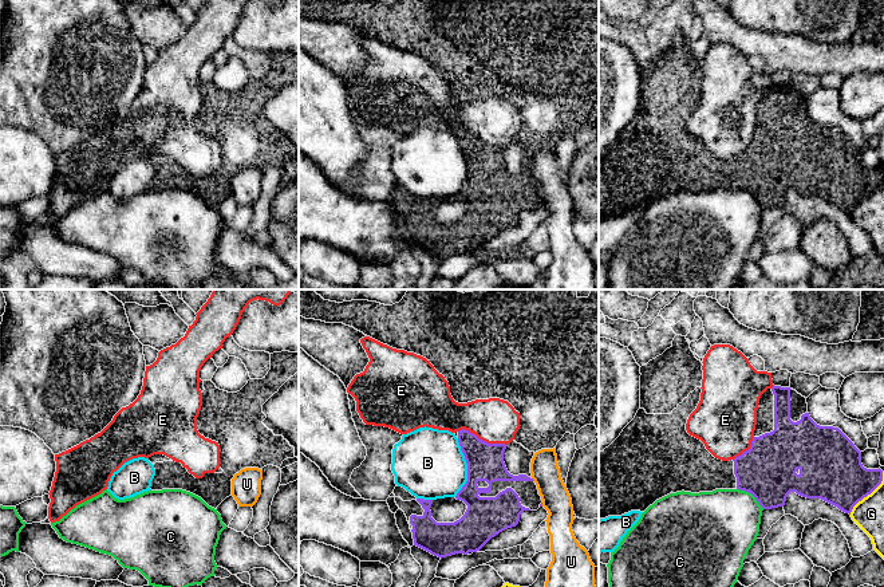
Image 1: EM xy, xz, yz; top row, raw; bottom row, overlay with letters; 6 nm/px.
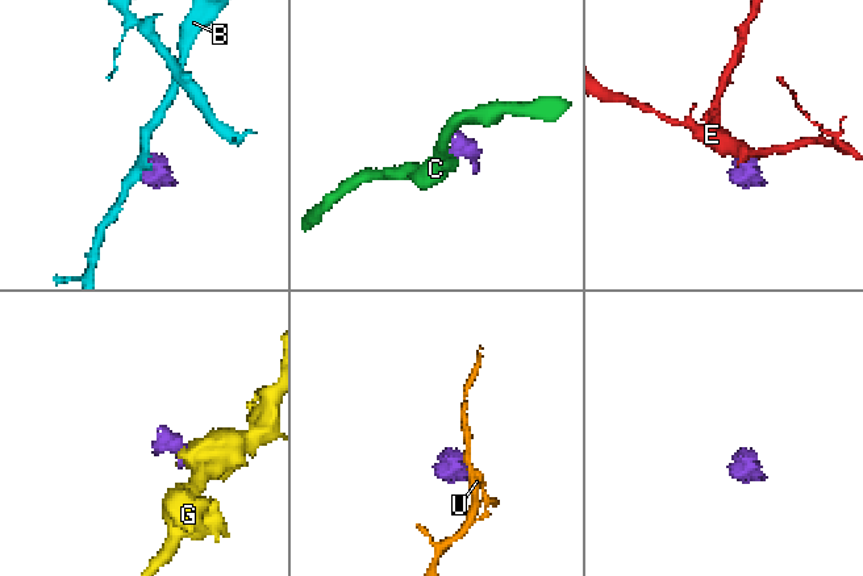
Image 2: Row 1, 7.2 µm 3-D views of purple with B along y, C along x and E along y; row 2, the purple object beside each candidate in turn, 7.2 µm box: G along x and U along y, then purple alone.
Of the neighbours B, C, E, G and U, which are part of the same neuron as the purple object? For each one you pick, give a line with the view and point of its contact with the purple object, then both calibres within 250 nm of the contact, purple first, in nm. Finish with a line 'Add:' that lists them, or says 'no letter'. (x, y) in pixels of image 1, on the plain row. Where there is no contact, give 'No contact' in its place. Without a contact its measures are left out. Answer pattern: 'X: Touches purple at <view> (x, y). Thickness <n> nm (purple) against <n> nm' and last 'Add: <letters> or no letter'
Add: no letter

